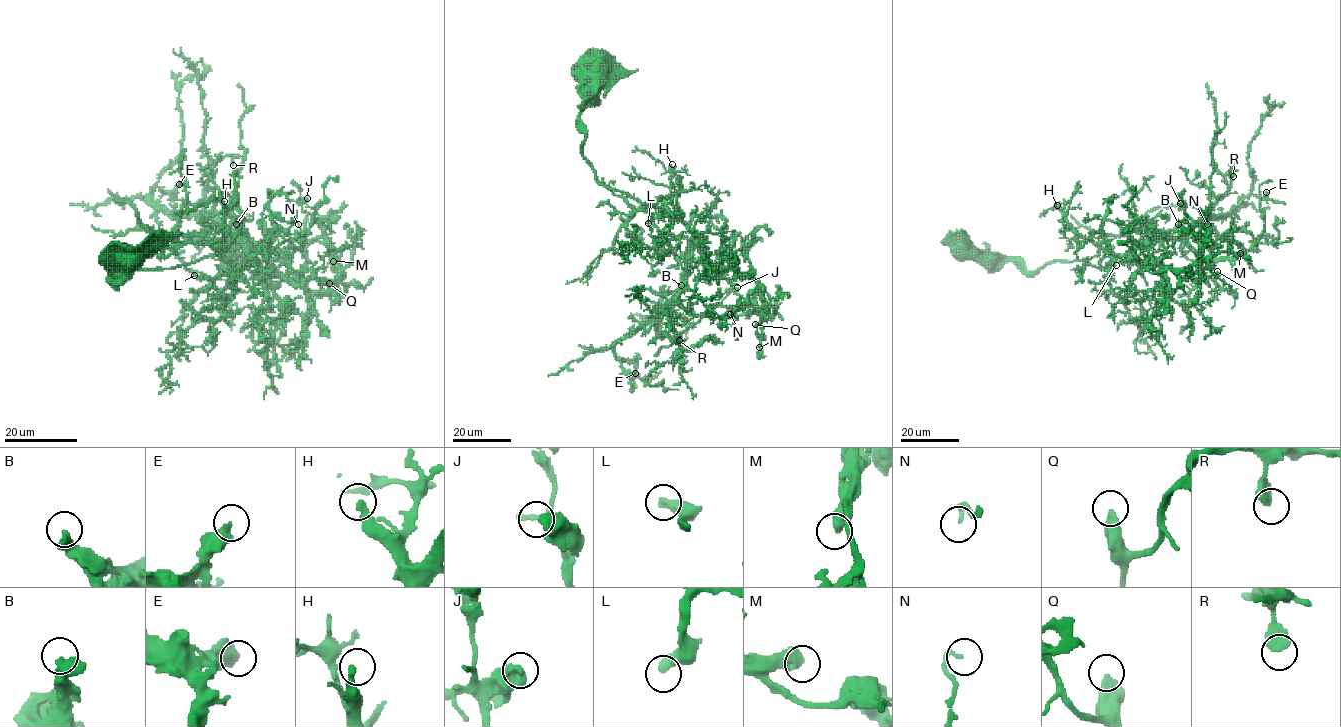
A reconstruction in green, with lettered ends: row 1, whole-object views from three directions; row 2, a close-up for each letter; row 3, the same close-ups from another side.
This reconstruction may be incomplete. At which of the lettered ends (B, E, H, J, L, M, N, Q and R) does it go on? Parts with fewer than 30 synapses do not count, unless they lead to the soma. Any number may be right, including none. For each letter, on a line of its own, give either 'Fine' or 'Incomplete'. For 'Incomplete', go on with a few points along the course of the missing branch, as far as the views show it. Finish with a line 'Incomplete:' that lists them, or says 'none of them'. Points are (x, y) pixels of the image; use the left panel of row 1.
B: Fine
E: Fine
H: Fine
J: Fine
L: Fine
M: Fine
N: Fine
Q: Fine
R: Fine
Incomplete: none of them

